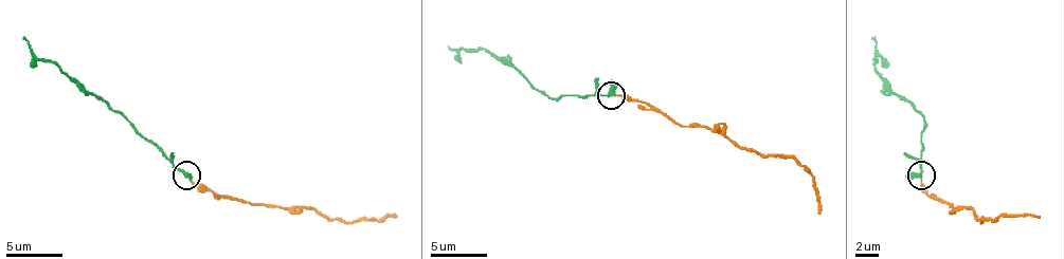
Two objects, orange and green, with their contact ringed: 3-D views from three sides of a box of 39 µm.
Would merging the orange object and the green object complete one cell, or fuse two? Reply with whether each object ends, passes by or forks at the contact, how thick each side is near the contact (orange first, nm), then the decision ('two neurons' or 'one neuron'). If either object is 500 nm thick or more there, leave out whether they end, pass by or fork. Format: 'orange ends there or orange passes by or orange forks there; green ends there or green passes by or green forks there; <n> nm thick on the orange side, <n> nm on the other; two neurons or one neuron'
orange ends there; green passes by; 130 nm thick on the orange side, 280 nm on the other; one neuron

